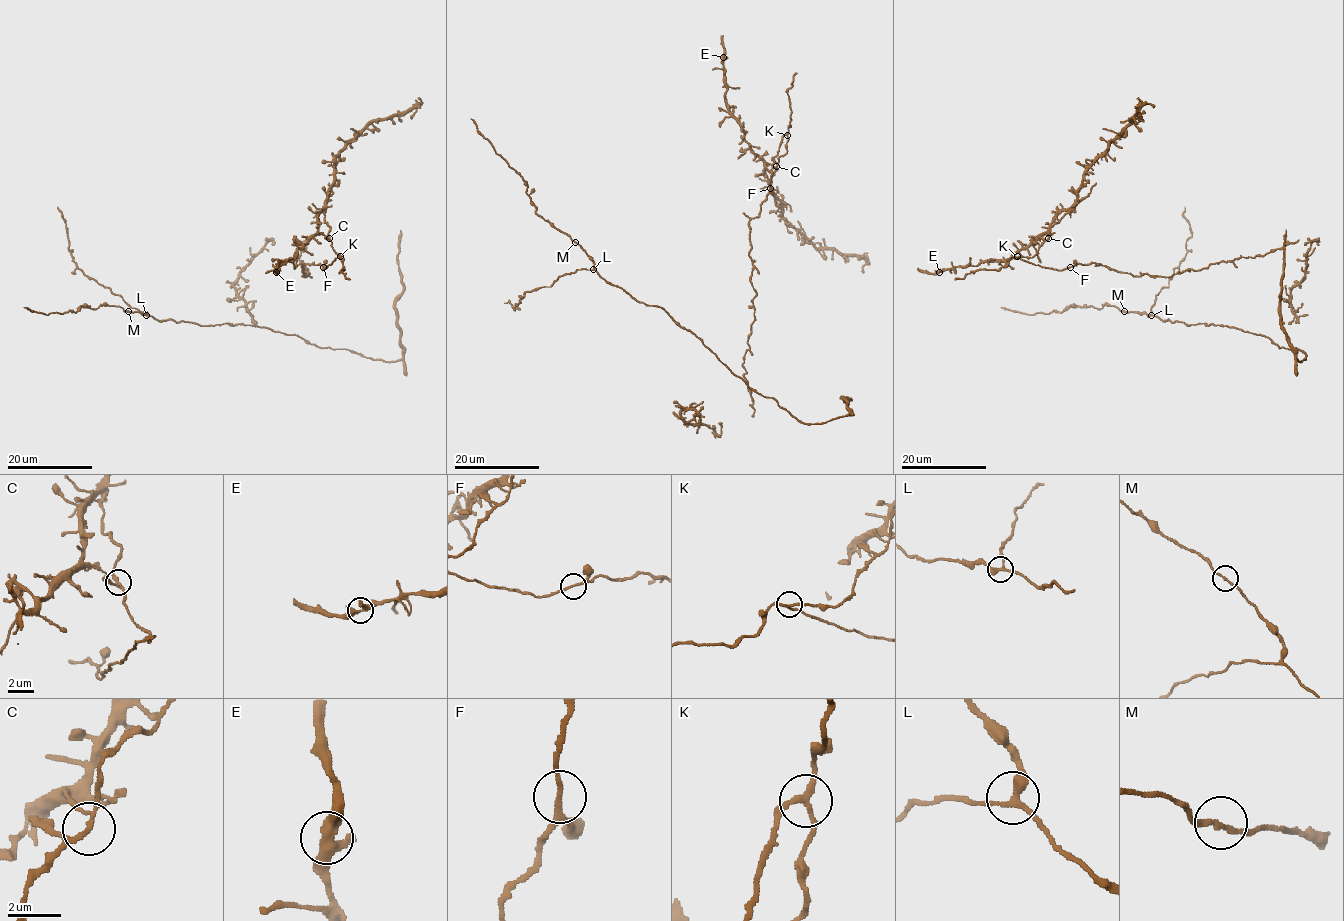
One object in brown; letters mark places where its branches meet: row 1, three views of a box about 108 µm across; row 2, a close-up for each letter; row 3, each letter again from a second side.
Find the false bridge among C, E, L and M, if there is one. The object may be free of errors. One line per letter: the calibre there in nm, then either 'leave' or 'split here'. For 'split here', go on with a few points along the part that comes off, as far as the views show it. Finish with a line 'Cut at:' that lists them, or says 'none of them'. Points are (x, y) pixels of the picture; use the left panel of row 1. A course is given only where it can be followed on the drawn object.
C: calibre 160 nm; split here; course (329, 238), (341, 256), (323, 270), (320, 264), (301, 266), (304, 276), (309, 273), (295, 257), (305, 239)
E: calibre 340 nm; leave
L: calibre 260 nm; leave
M: calibre 170 nm; leave
Cut at: C

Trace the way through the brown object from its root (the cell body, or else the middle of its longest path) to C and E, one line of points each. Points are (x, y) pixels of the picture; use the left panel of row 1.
C: (307, 242), (295, 257), (309, 273), (304, 276), (301, 266), (320, 264), (324, 270), (341, 256), (329, 238)
E: (307, 242), (295, 257), (309, 273), (304, 276), (301, 266), (324, 270), (341, 256), (316, 233), (276, 272)

